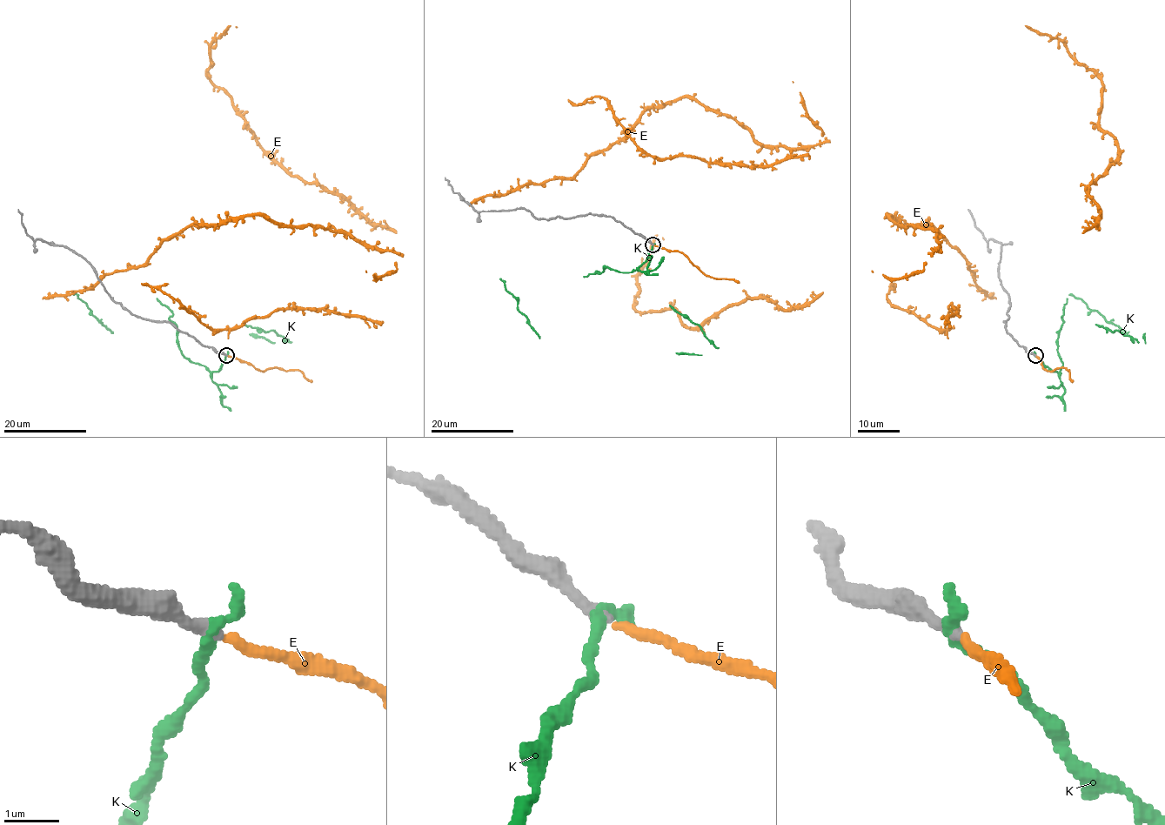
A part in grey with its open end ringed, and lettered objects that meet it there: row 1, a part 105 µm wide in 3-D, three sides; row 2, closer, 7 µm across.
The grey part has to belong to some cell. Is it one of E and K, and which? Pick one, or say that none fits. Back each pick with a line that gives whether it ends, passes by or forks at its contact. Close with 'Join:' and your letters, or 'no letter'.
E: it ends there
Join: E

